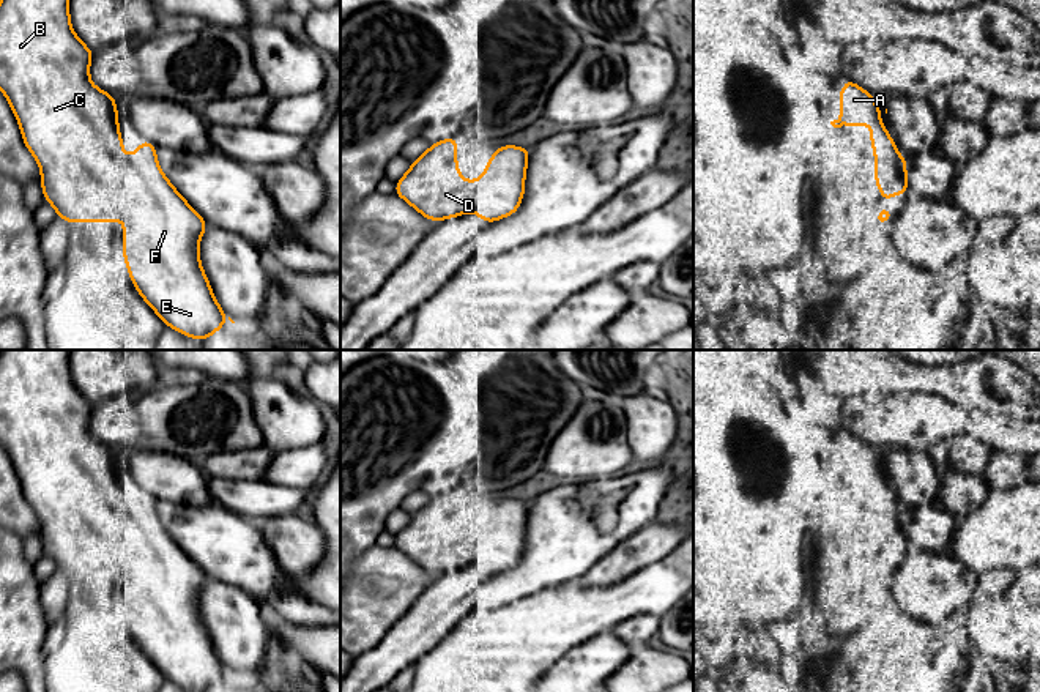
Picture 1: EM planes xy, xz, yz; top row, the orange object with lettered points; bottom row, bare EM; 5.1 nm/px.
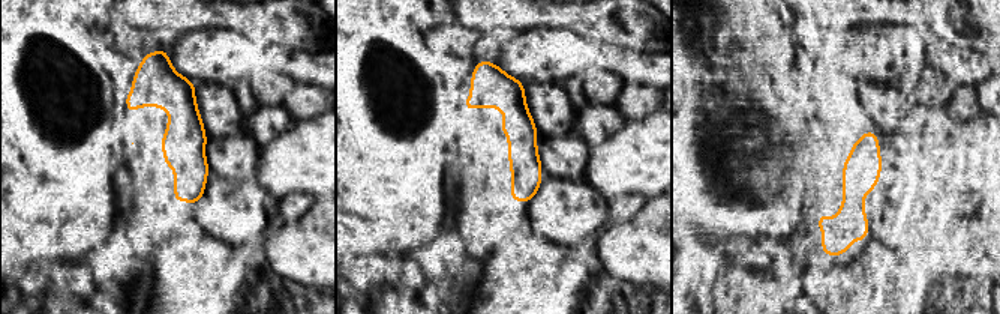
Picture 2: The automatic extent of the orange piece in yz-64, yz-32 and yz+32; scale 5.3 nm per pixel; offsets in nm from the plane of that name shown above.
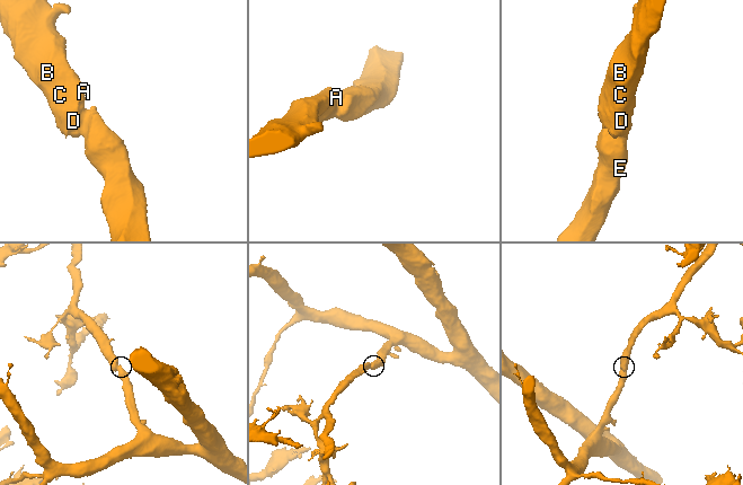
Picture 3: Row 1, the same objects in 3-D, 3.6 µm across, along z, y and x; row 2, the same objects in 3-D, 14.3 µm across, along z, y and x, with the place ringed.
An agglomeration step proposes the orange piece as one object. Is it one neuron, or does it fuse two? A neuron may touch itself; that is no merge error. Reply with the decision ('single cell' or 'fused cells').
single cell

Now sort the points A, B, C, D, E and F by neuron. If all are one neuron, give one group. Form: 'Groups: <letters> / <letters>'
Groups: A B C D E F

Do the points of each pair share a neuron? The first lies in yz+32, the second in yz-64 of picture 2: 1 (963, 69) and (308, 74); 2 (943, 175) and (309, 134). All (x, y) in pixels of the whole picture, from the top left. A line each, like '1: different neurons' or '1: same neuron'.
1: same neuron
2: same neuron

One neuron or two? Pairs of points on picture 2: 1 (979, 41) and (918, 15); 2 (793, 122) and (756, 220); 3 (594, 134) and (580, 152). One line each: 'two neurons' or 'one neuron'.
1: one neuron
2: two neurons
3: two neurons

